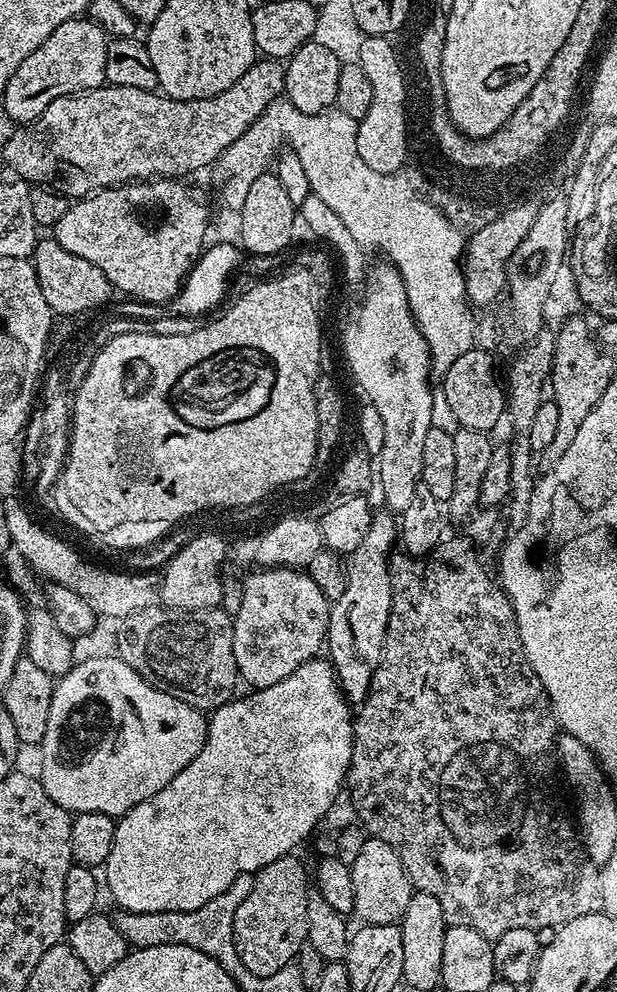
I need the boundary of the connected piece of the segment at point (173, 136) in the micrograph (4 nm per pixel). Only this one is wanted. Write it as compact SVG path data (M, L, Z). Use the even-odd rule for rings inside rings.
M267 58L257 59L250 70L242 74L229 90L224 90L218 95L201 100L174 100L171 96L161 94L159 91L138 90L134 86L114 86L108 84L99 88L91 88L88 92L78 92L75 96L63 96L54 98L46 110L38 119L28 124L19 125L16 133L4 144L4 164L9 168L13 177L28 181L32 186L43 186L51 188L60 193L61 196L69 198L83 198L100 192L103 188L116 188L120 184L131 184L142 180L175 180L177 178L188 178L191 172L200 172L203 168L211 169L217 158L224 153L229 146L238 140L249 129L254 121L265 112L270 102L279 99L283 95L285 76L283 74L283 63L281 61L269 60Z

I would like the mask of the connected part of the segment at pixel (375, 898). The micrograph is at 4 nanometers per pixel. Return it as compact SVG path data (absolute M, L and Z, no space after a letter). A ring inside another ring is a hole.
M365 839L358 858L350 865L354 890L354 916L364 924L399 924L410 906L413 887L395 850L386 842Z

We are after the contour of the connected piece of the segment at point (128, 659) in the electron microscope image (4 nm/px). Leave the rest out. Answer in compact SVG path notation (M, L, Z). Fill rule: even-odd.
M217 606L181 612L178 608L143 608L119 621L115 655L138 670L158 690L211 714L233 699L238 673L234 662L232 617Z

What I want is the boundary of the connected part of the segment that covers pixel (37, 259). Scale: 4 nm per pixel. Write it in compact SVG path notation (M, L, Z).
M54 238L37 239L30 259L36 271L38 286L42 286L42 294L57 317L76 316L91 308L100 308L114 296L111 282L106 274L102 274L102 270L98 270L98 266L86 262L86 258L78 258L78 254L70 254L70 250L62 250Z

